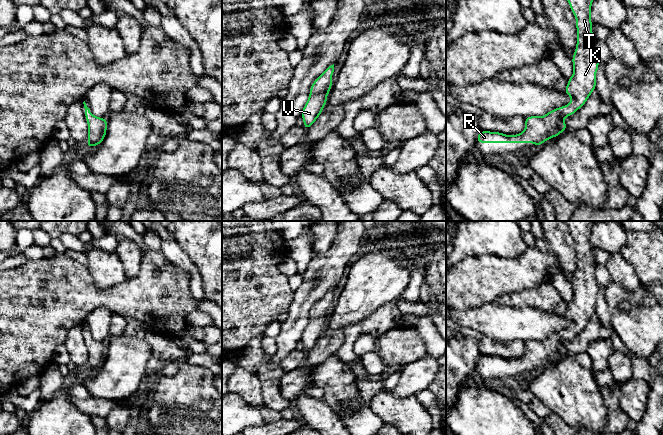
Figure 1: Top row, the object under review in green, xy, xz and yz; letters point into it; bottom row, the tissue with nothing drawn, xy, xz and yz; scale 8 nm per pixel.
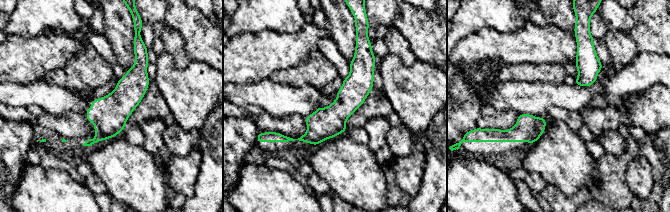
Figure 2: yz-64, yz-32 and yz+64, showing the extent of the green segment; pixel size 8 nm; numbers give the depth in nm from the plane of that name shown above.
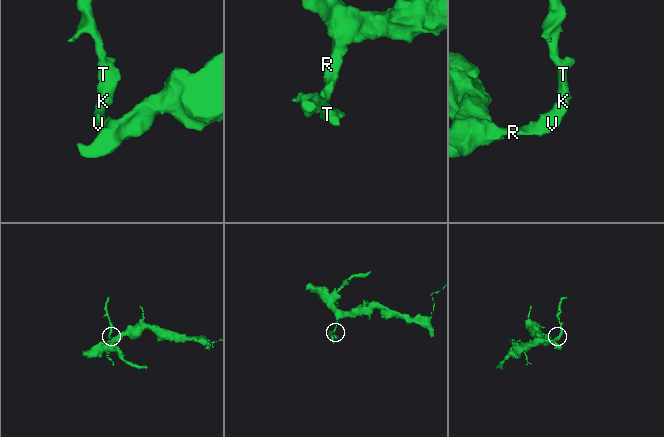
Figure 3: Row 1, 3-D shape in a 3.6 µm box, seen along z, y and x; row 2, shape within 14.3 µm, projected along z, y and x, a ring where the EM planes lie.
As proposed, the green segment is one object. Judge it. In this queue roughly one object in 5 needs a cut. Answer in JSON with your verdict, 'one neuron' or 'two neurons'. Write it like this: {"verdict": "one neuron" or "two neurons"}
{"verdict": "one neuron"}

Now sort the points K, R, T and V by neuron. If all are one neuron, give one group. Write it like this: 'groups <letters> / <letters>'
groups K R T V

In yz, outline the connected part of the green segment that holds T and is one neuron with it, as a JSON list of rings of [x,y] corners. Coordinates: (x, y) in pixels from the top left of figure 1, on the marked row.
[[[567,0],[576,19],[577,44],[572,59],[573,75],[564,92],[571,97],[568,105],[558,107],[545,115],[525,118],[525,129],[516,135],[480,131],[476,143],[533,143],[540,146],[567,130],[565,117],[572,116],[596,89],[599,60],[595,53],[592,32],[591,6],[593,0]]]

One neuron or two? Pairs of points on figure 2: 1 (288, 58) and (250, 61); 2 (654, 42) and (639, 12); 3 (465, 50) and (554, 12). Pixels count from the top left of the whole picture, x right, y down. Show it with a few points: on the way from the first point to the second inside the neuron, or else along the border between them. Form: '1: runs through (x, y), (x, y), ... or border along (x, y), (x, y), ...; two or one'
1: runs through (279, 58), (259, 58); one
2: runs through (654, 35), (654, 27), (646, 19); one
3: border along (547, 22), (569, 31); two

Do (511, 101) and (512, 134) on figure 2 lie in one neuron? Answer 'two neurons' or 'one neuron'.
two neurons

